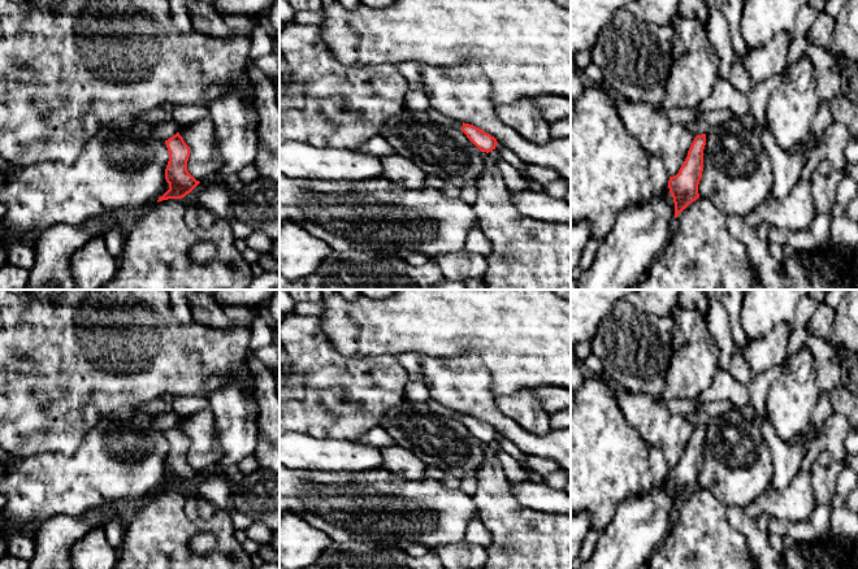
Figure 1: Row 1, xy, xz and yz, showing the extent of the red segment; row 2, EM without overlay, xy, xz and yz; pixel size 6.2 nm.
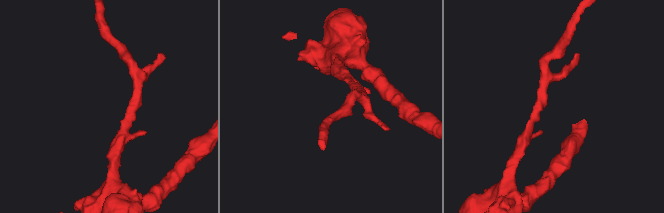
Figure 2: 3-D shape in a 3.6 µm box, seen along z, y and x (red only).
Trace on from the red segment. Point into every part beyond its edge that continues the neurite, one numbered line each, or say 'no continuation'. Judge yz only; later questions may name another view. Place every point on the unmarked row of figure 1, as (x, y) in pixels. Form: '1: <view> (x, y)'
no continuation

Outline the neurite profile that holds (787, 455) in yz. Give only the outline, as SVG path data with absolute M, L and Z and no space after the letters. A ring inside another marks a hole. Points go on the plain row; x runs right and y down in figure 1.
M822 392L812 411L815 431L809 435L797 435L790 440L783 440L776 434L767 416L763 420L754 417L772 456L774 474L770 490L783 490L792 482L811 446L823 433L826 420L832 413L833 407L829 400L829 392Z

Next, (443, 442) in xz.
M404 399L396 408L386 412L381 426L398 446L413 452L426 466L436 466L460 479L476 477L485 464L485 449L467 426L452 417L433 412L428 403Z

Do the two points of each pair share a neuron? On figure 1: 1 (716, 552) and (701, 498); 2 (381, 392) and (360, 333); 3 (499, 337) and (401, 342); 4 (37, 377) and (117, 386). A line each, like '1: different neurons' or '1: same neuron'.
1: same neuron
2: different neurons
3: same neuron
4: same neuron

